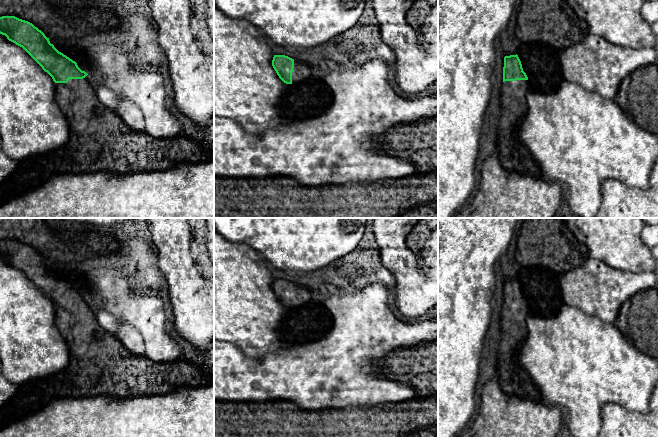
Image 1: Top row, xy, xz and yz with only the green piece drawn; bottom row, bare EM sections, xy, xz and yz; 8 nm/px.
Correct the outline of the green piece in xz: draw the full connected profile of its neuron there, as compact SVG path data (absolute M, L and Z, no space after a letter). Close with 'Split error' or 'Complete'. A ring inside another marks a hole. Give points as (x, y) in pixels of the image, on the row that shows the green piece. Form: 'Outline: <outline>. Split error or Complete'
Outline: M274 55L272 66L279 78L286 84L306 82L317 75L314 65L285 55Z. Split error

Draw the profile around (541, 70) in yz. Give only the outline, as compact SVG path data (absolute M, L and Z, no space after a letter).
M521 42L517 55L528 77L529 86L547 90L563 82L557 50L544 44Z

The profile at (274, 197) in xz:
M438 171L417 172L400 179L320 187L306 187L283 176L264 179L214 177L214 218L397 218L401 212L426 209L430 203L437 201Z

